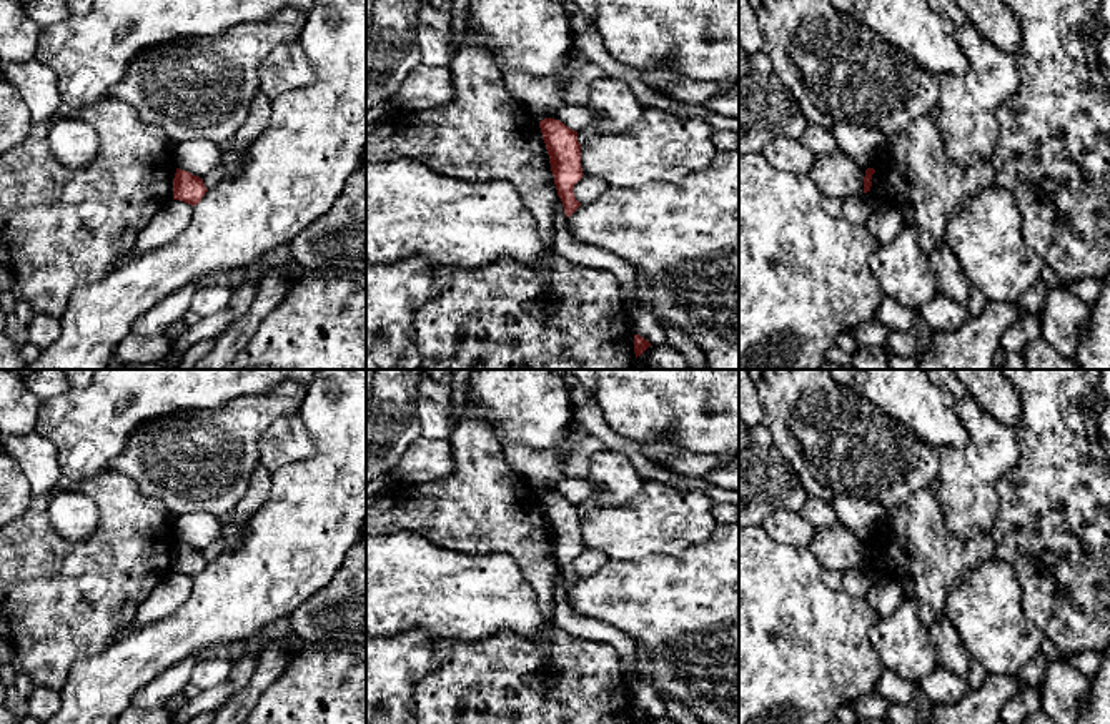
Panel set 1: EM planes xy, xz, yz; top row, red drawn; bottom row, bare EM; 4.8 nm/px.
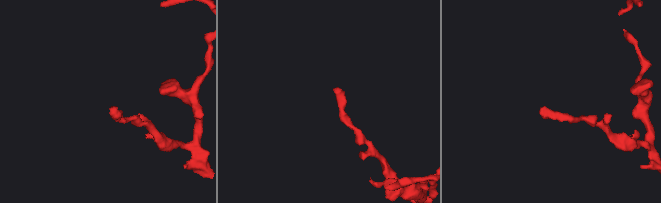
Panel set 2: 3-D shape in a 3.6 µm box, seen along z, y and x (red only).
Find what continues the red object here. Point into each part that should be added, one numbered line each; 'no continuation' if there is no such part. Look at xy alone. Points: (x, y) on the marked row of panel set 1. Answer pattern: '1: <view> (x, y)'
no continuation

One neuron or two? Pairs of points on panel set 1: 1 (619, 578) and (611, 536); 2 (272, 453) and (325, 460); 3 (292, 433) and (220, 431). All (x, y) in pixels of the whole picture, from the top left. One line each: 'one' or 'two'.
1: two
2: two
3: two

